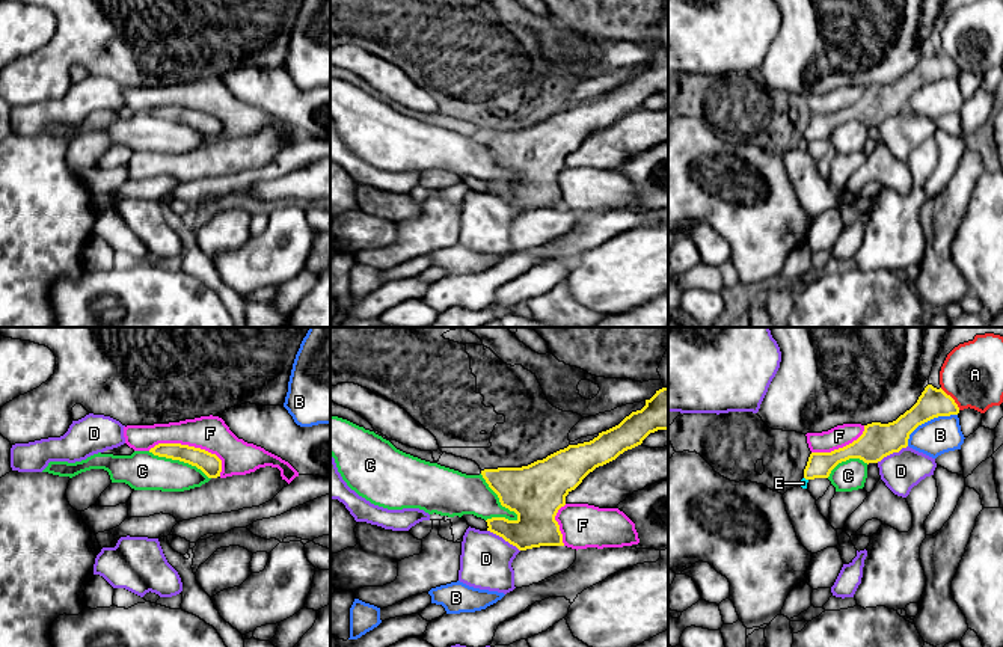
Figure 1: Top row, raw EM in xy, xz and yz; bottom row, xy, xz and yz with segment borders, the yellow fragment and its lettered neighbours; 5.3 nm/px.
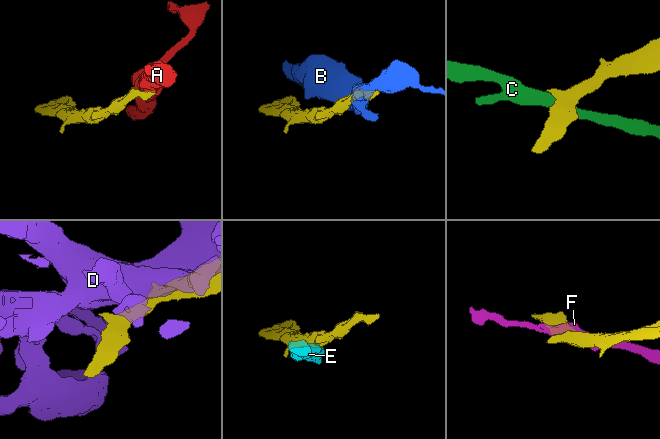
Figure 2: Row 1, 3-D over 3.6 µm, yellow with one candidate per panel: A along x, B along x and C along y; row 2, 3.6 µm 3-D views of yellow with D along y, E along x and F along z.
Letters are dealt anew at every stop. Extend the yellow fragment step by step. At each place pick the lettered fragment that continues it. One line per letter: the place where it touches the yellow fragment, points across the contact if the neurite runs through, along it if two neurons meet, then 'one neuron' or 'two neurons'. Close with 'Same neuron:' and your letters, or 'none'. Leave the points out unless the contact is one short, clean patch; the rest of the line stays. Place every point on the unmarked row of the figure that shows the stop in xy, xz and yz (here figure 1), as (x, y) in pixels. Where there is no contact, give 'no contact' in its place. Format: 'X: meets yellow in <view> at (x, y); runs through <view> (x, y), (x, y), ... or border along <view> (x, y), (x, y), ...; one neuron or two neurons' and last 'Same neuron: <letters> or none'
A: meets yellow in yz at (952, 61); two neurons
B: meets yellow in yz at (928, 82); two neurons
C: meets yellow in xz at (499, 162); two neurons
D: meets yellow in xz at (504, 201); two neurons
E: meets yellow in yz at (806, 141); border along yz (804, 139), (807, 142); two neurons
F: meets yellow in xy at (190, 109); two neurons
Same neuron: none

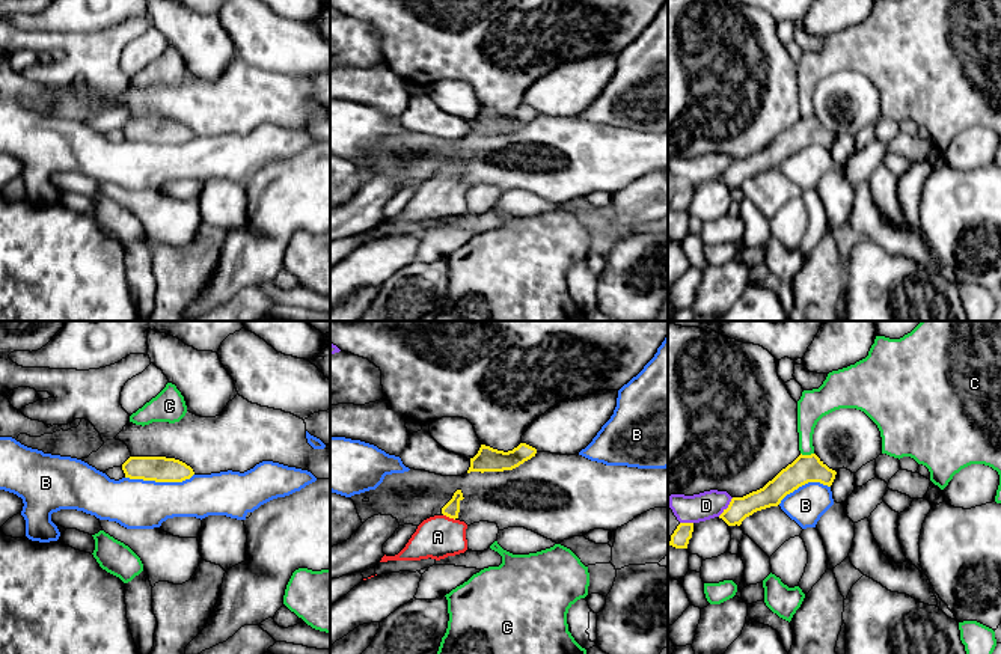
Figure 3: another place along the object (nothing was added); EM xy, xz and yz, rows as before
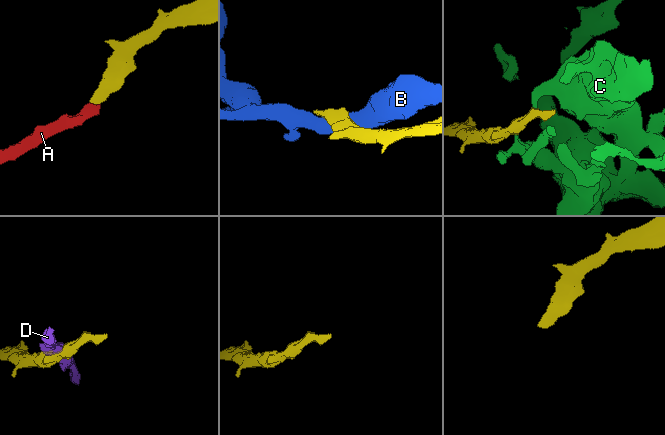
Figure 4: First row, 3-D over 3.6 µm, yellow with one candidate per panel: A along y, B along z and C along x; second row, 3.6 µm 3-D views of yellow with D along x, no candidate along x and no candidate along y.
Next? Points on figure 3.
A: meets yellow in xz at (449, 180); runs through xz (451, 172), (449, 180), (445, 192), (437, 199); one neuron
B: meets yellow in xy at (159, 143); two neurons
C: meets yellow in yz at (807, 118); two neurons
D: meets yellow in yz at (728, 169); two neurons
Same neuron: A

